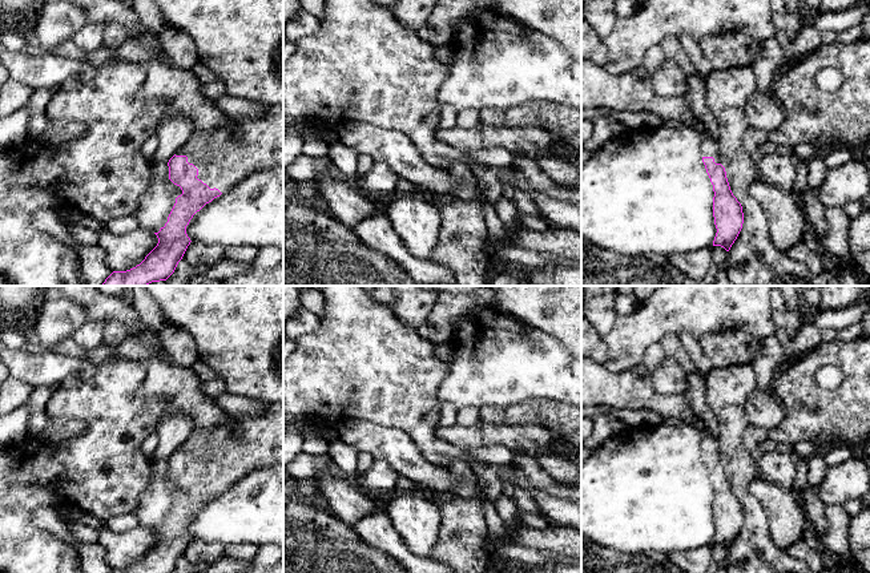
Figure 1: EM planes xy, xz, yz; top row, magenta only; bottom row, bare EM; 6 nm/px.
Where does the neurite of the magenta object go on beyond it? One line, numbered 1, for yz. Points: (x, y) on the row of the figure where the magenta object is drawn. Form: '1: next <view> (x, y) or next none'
1: next yz (635, 91)

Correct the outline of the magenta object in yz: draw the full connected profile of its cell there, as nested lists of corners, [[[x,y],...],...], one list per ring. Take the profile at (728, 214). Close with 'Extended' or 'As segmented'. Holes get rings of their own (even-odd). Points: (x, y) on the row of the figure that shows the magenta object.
[[[581,60],[581,108],[644,112],[664,122],[676,121],[696,128],[702,136],[702,162],[714,191],[713,217],[717,233],[713,246],[730,250],[742,229],[742,206],[730,190],[717,141],[704,134],[682,96],[657,94],[654,77],[644,64],[624,74],[612,76],[604,66]]]. Extended

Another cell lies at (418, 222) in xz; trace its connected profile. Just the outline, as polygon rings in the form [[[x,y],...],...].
[[[402,197],[383,205],[394,230],[418,259],[428,261],[442,233],[440,209],[432,199]]]

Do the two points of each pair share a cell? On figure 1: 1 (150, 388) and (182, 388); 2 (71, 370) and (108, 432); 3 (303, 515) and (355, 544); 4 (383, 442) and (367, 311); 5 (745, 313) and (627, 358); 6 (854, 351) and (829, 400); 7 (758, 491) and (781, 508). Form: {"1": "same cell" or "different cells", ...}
{"1": "same cell", "2": "different cells", "3": "same cell", "4": "different cells", "5": "same cell", "6": "same cell", "7": "same cell"}

